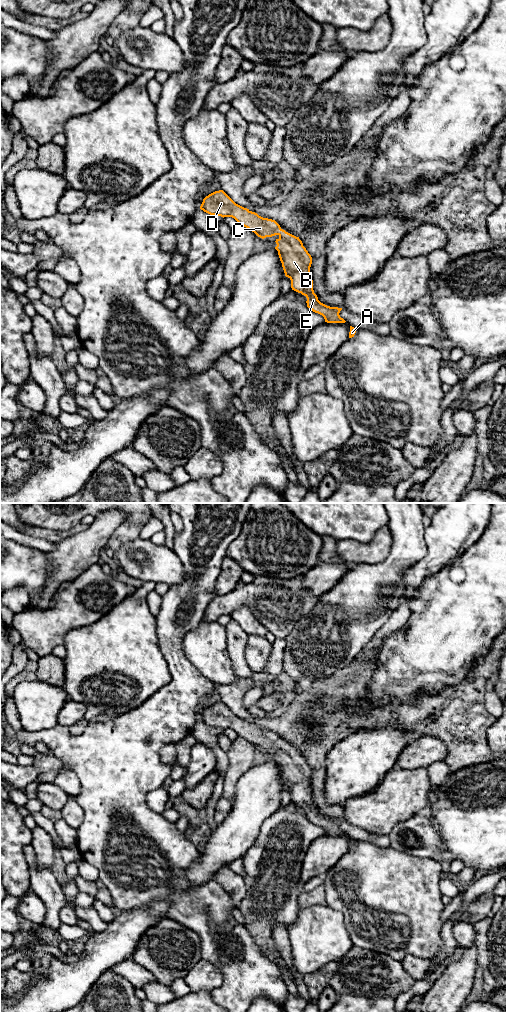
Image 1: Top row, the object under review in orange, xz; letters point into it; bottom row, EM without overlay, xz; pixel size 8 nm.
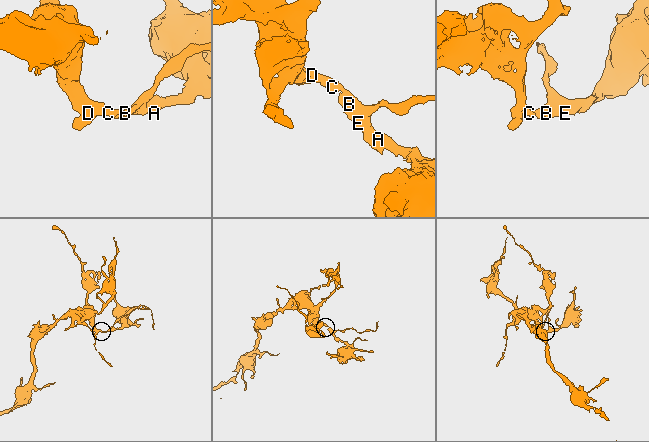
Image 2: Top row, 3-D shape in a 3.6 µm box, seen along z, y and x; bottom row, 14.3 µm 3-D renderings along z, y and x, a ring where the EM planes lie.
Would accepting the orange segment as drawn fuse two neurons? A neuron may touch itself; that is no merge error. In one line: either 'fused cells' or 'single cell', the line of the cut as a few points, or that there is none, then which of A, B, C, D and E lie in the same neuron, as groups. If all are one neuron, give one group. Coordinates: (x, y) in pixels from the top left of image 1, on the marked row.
single cell | no cut | A B C D E

